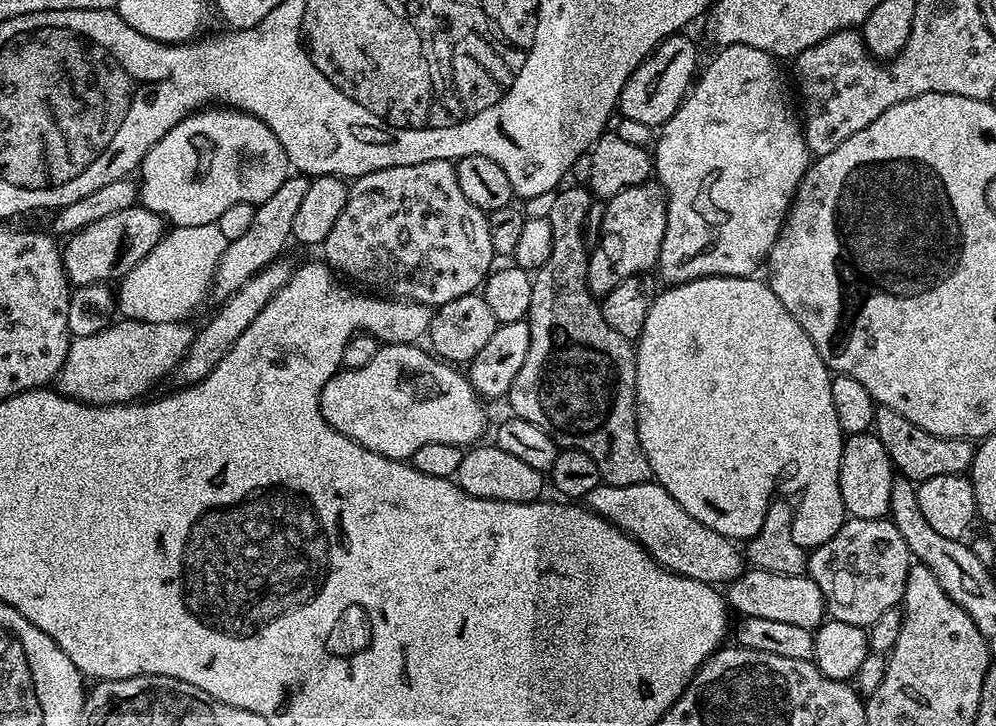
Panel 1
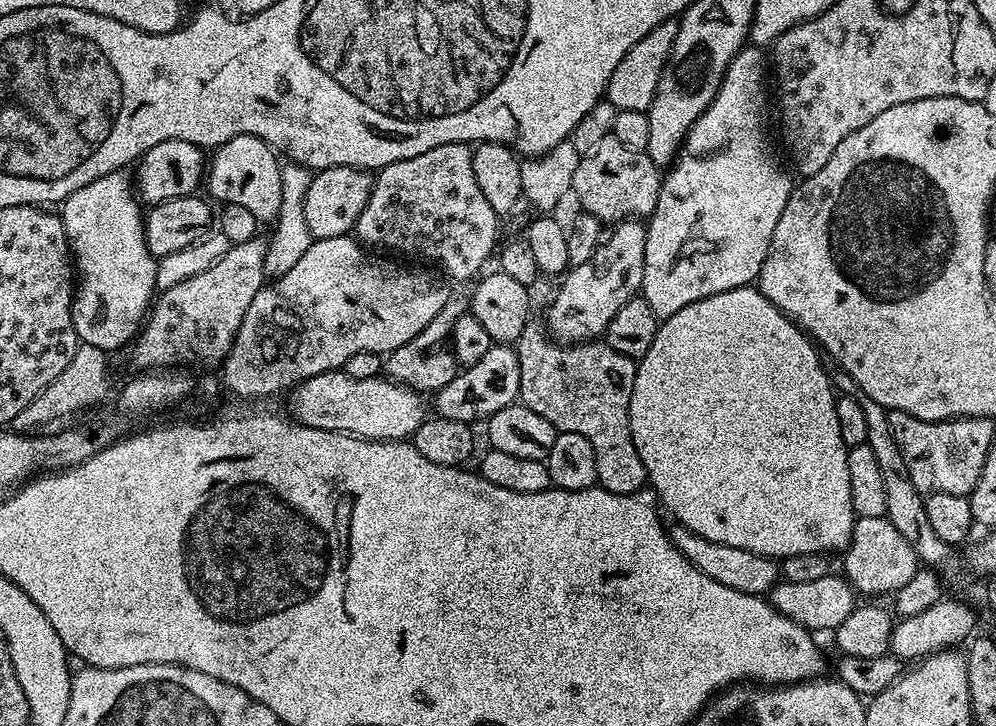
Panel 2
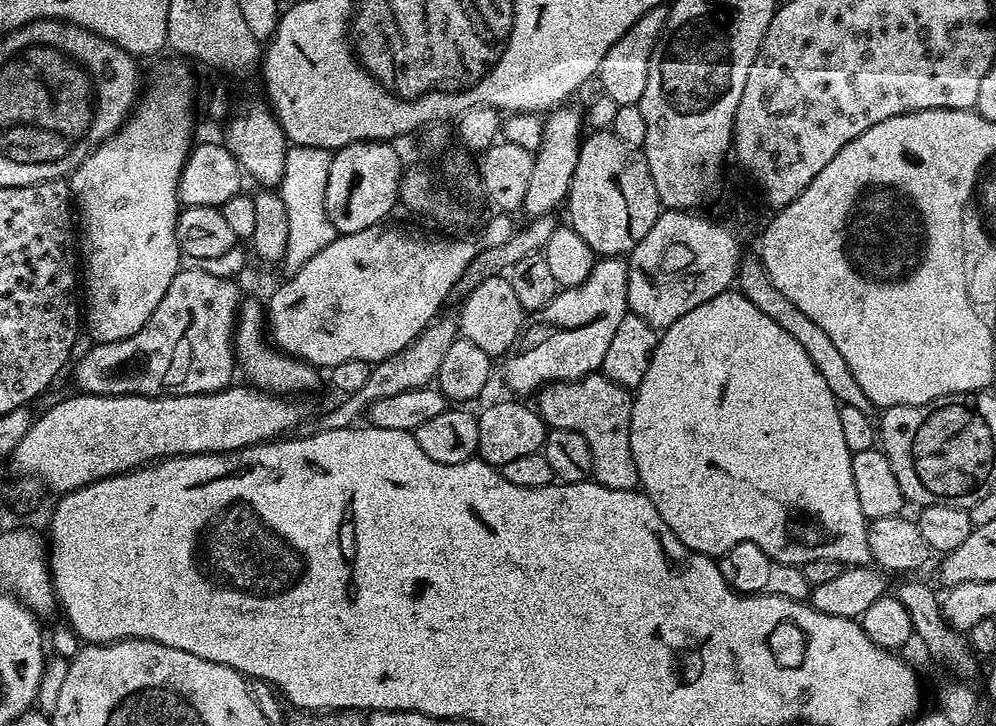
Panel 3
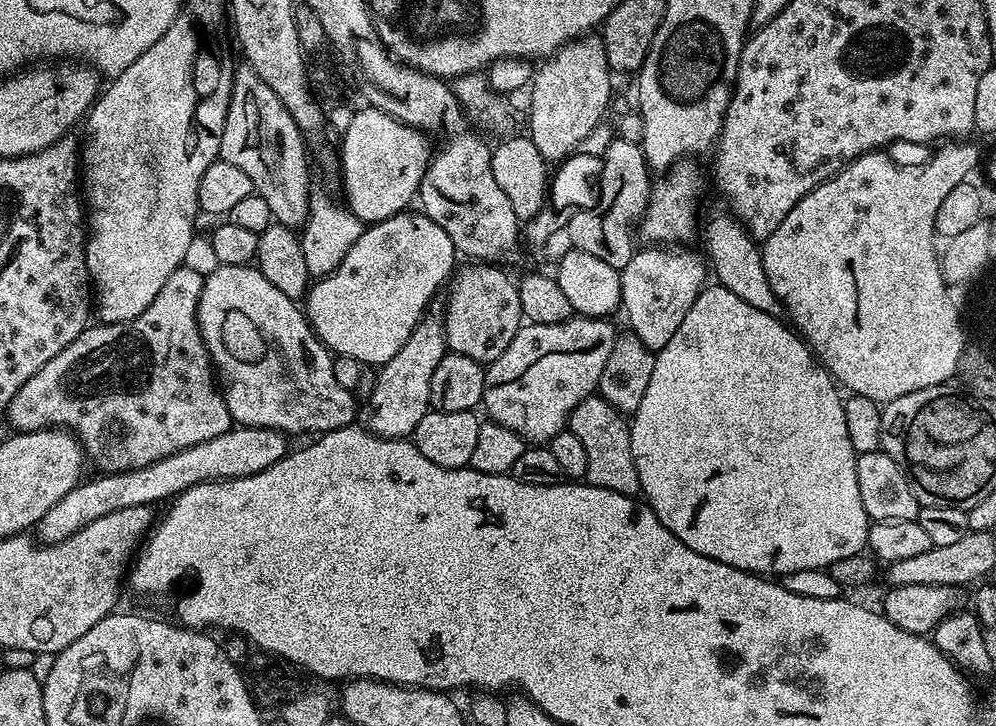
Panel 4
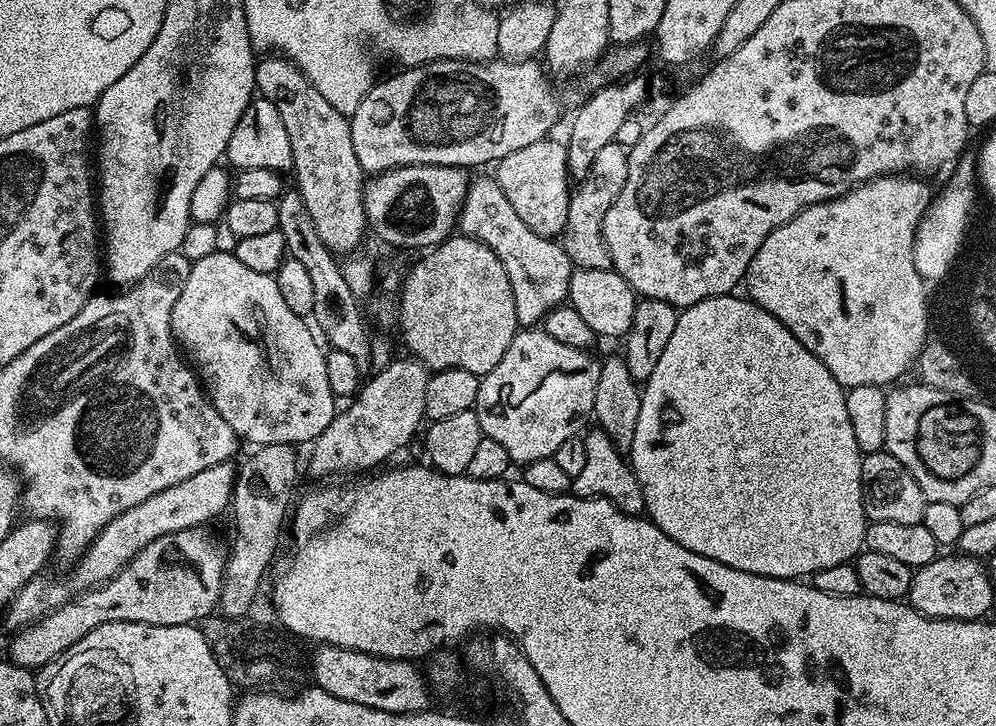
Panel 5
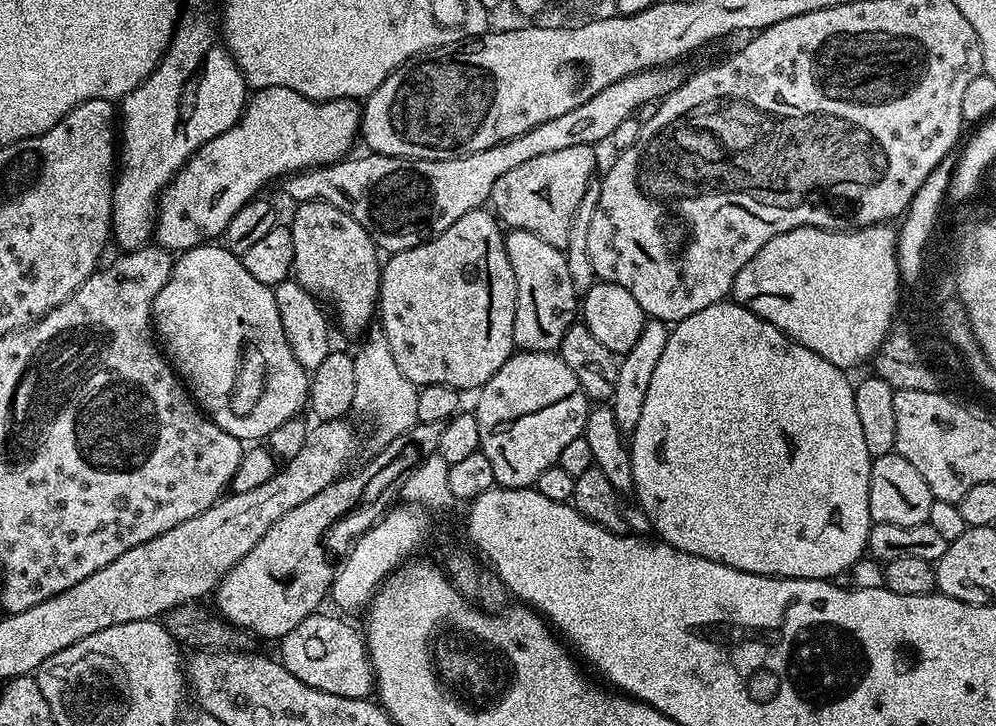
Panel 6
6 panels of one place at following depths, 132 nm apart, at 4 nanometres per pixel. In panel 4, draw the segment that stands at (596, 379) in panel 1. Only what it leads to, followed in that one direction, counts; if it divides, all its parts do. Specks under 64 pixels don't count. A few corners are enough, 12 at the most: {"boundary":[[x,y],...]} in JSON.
{"boundary":[[593,394],[566,428],[587,483],[641,495],[625,413]]}

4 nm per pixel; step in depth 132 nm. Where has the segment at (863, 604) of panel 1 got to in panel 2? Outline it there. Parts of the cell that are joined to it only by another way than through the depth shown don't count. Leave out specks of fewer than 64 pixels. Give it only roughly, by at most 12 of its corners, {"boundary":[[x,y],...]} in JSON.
{"boundary":[[887,516],[857,519],[843,575],[864,598],[896,593],[918,567]]}

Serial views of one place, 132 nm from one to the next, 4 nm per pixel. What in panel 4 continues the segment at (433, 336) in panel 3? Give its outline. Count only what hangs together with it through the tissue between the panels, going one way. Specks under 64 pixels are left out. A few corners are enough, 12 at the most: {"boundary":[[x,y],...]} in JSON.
{"boundary":[[233,426],[129,472],[96,474],[42,514],[57,544],[190,486],[258,474],[288,455],[273,428]]}

